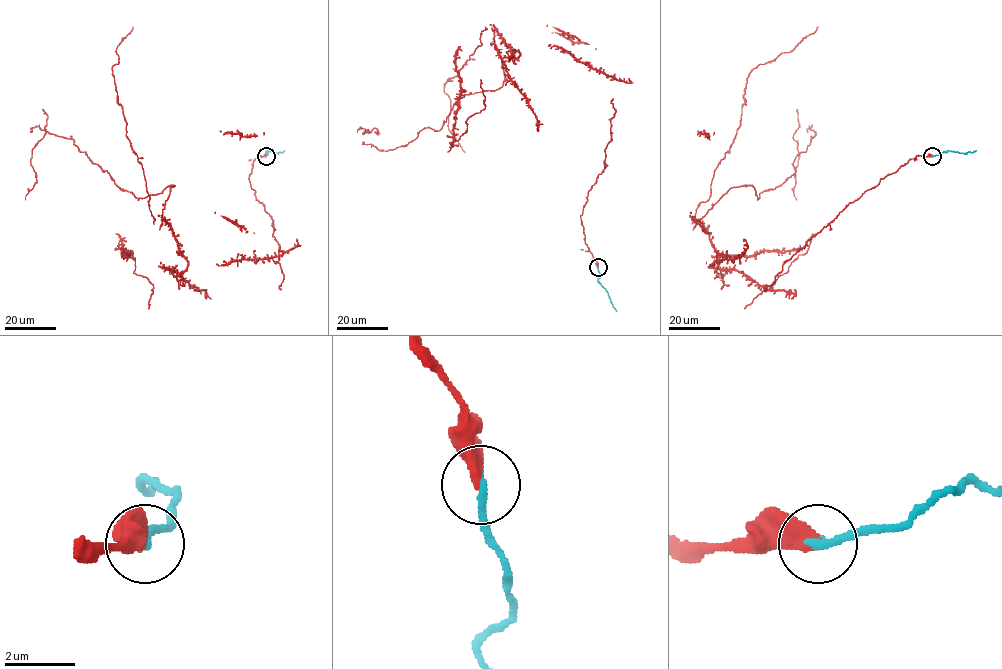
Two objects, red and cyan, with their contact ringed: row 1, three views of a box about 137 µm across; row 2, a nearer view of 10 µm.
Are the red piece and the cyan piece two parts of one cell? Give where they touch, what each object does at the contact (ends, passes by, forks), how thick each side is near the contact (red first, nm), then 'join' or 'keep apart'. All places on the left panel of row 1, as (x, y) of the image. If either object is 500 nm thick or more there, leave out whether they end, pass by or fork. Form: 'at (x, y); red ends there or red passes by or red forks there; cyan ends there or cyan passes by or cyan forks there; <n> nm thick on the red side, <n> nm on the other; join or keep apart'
at (266, 156); red ends there; cyan ends there; 440 nm thick on the red side, 240 nm on the other; keep apart

